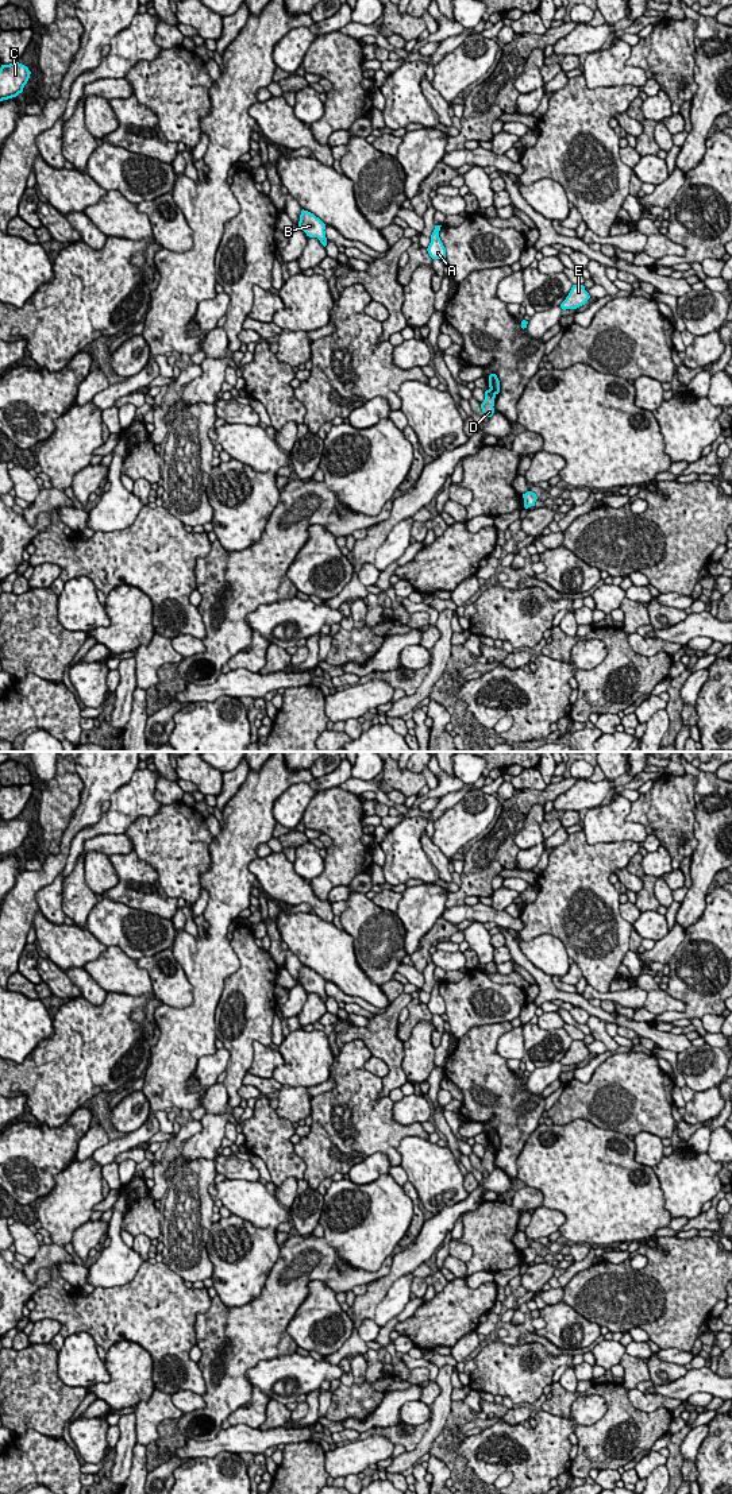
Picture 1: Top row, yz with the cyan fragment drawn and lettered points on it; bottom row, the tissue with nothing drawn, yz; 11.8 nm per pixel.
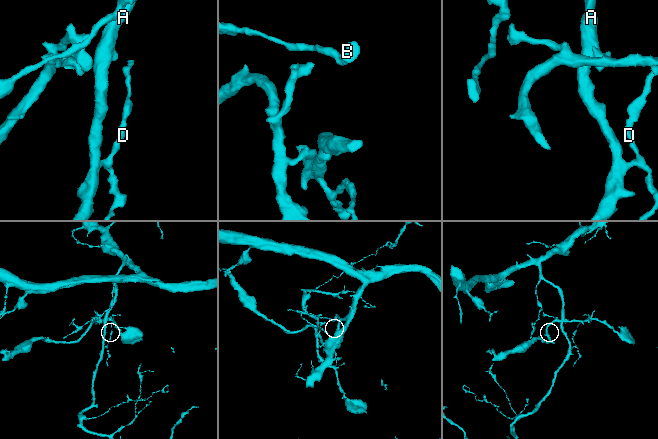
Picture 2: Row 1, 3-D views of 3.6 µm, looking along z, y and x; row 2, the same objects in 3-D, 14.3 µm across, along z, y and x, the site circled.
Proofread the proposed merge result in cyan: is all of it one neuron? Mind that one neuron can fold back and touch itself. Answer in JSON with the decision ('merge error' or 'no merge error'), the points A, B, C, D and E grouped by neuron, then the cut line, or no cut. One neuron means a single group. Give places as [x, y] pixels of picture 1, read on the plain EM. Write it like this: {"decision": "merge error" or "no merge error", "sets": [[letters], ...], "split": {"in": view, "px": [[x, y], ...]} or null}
{"decision": "merge error", "sets": [["A", "B", "C", "D"], ["E"]], "split": {"in": "yz", "px": [[490, 1143], [494, 1150]]}}

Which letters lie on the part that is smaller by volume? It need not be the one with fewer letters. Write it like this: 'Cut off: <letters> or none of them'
Cut off: E

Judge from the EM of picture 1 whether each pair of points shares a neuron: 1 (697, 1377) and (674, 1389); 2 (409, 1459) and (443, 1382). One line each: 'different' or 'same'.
1: same
2: same

